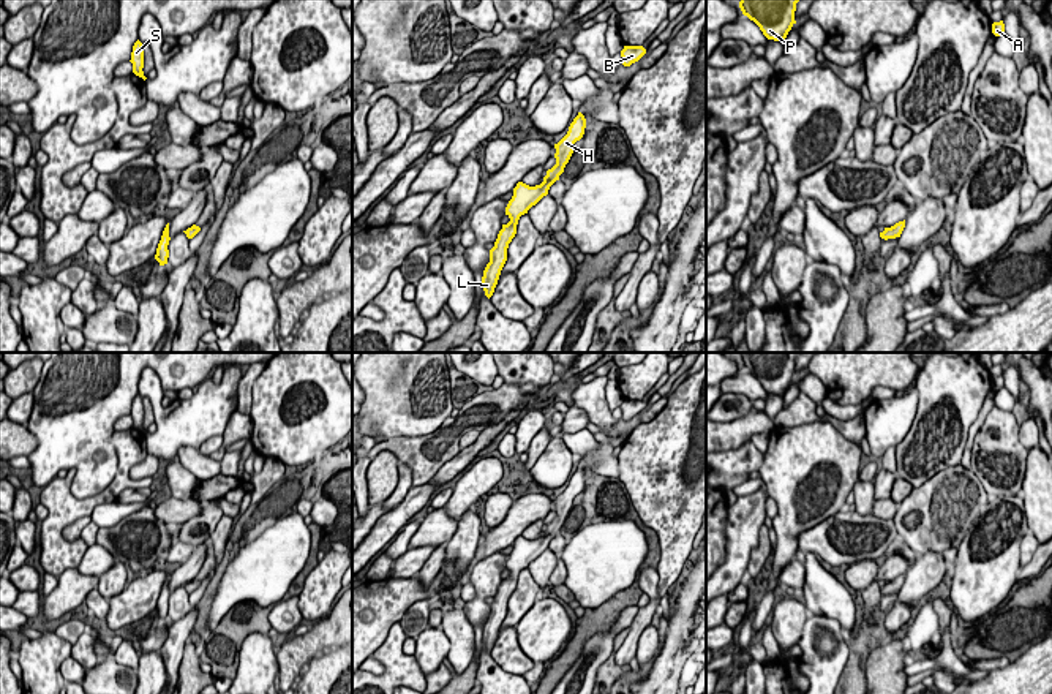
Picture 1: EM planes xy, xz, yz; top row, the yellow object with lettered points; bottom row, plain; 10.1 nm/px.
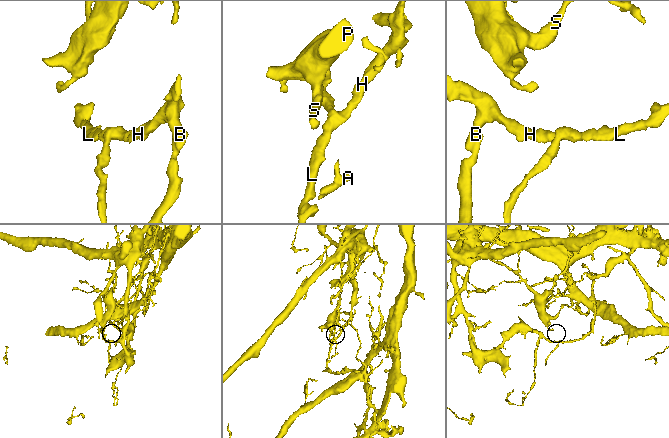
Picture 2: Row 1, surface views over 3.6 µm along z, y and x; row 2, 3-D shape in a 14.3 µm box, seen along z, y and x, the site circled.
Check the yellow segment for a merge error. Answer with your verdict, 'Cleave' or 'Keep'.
Cleave

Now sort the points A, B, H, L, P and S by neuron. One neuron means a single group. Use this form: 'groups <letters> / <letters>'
groups A B H P S / L

